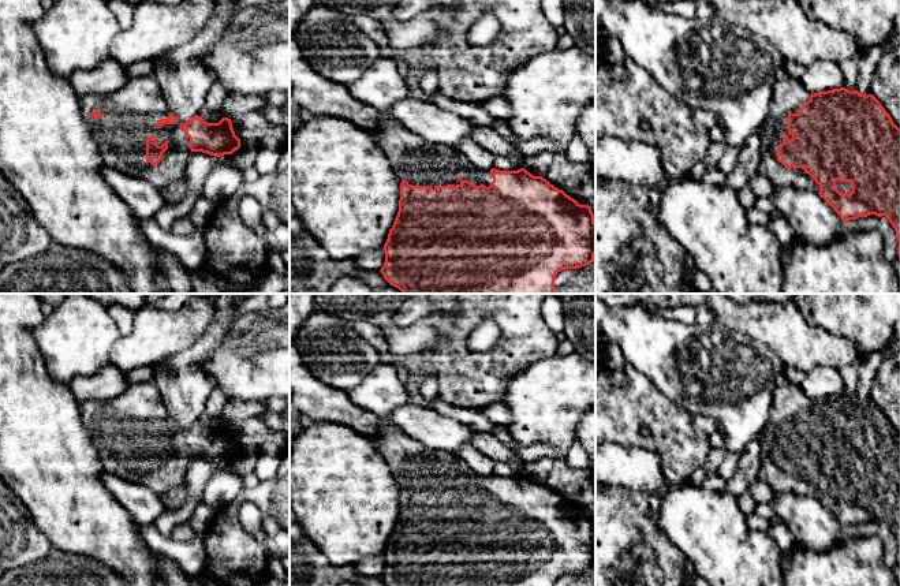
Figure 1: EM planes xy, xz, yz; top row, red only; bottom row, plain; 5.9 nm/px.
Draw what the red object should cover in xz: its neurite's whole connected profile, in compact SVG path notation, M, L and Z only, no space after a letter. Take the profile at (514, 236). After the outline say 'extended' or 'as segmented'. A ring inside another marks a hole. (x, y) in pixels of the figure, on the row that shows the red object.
M388 115L373 134L402 180L399 212L384 245L384 279L403 294L554 294L554 277L564 269L594 262L595 221L591 206L580 205L524 168L478 168L455 148L427 142Z; extended

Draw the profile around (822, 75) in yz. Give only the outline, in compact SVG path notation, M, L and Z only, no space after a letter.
M819 60L806 67L800 78L810 93L828 92L844 87L844 78L840 66L828 60Z

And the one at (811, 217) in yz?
M774 186L770 198L795 235L817 247L830 245L847 228L845 221L818 193L792 186Z

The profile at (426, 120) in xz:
M415 96L395 102L386 115L417 137L448 148L470 139L474 127L470 120Z

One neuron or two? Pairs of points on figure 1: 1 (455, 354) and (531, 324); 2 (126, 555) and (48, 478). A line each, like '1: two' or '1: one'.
1: one
2: one

